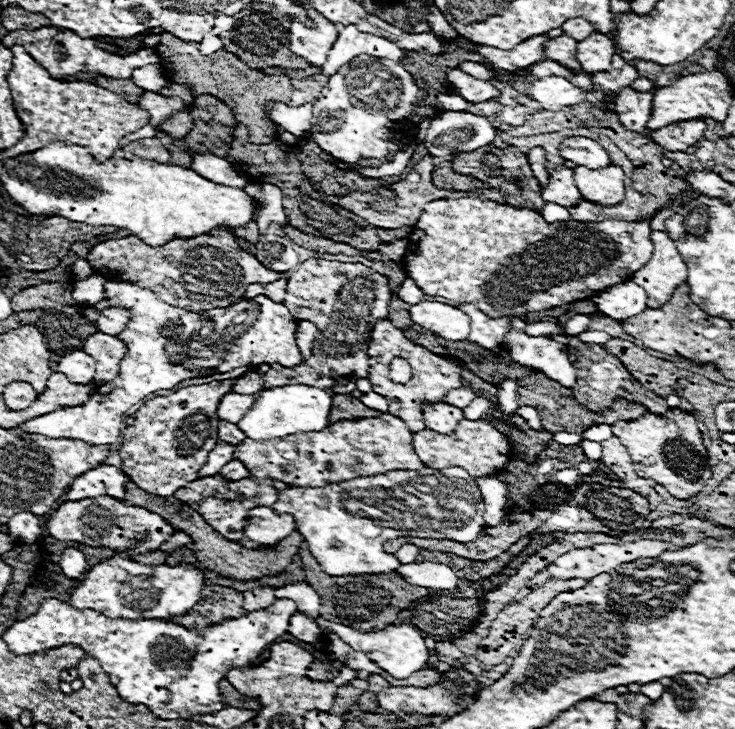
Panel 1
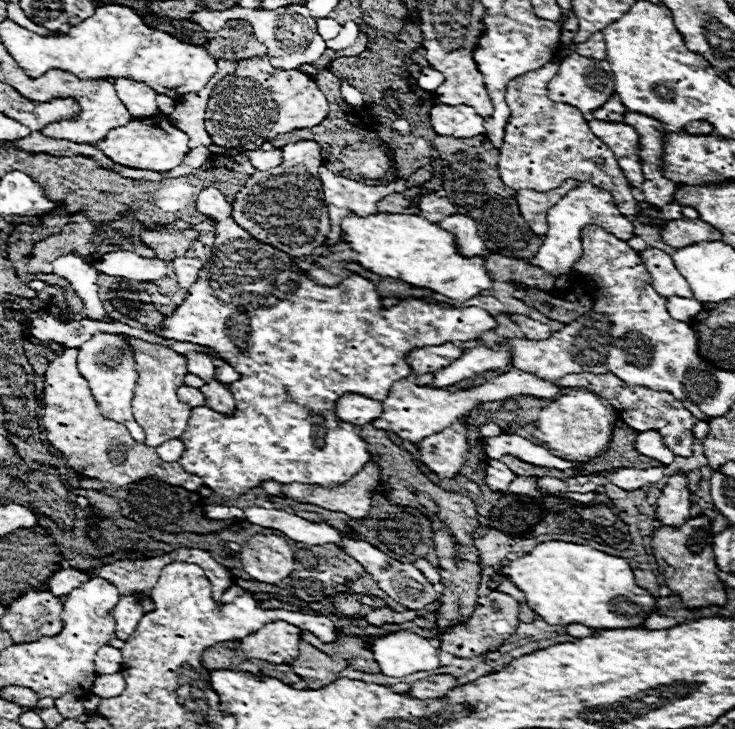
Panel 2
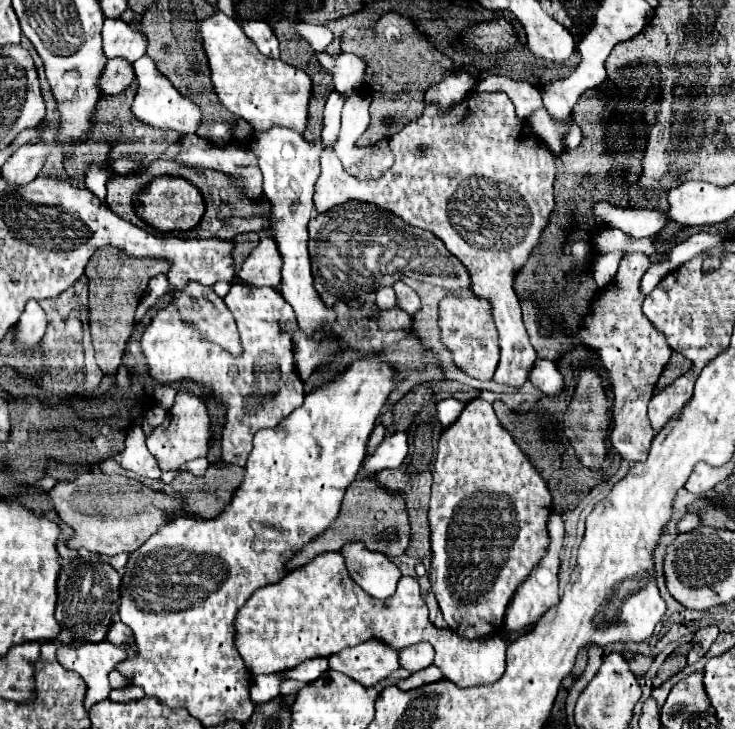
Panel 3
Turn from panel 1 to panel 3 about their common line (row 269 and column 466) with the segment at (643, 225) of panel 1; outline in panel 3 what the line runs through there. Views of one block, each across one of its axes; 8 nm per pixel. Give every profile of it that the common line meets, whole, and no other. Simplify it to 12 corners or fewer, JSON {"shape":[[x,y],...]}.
{"shape":[[492,404],[442,432],[428,576],[502,630],[548,552],[550,490]]}

